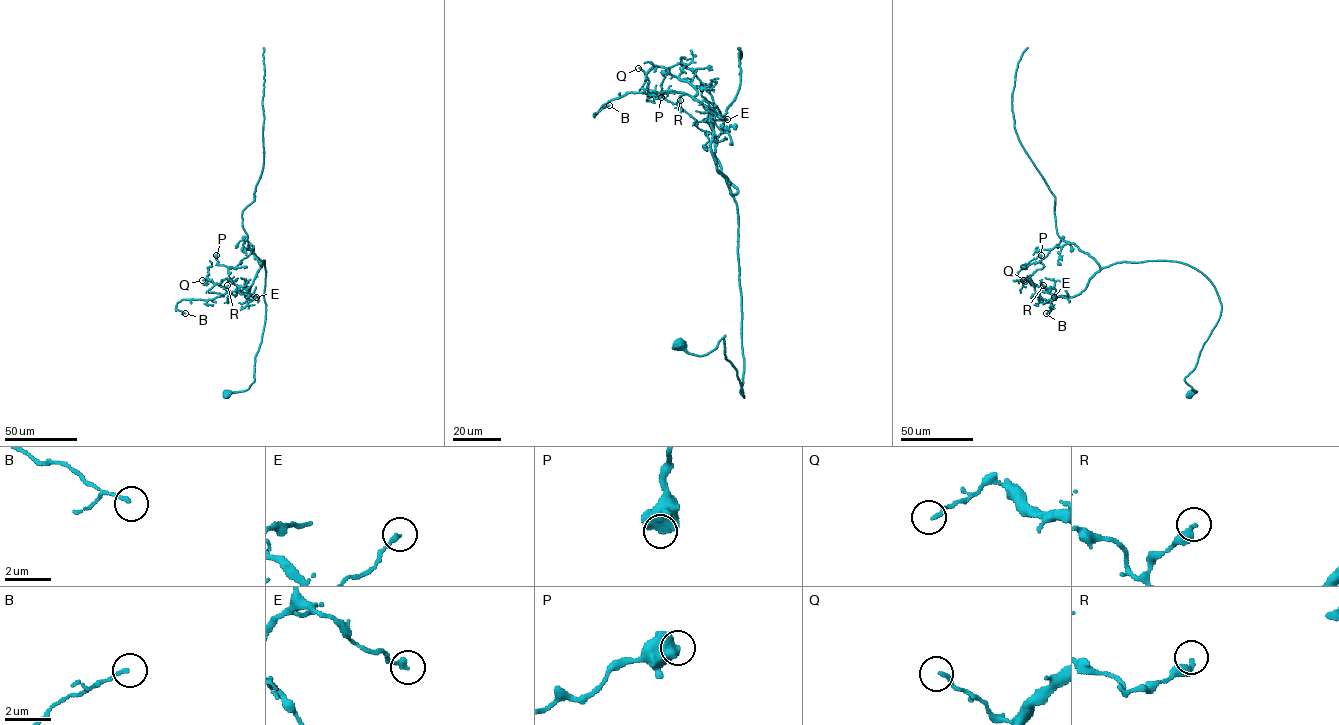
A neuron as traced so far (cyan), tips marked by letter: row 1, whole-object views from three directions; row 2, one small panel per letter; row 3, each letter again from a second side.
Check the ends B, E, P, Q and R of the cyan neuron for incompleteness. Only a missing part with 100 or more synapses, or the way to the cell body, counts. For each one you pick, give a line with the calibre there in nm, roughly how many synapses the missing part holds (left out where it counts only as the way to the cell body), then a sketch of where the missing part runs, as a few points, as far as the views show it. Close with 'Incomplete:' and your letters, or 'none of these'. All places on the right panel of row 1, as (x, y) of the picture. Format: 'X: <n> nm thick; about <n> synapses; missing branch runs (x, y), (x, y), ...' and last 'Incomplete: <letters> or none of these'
Incomplete: none of these

